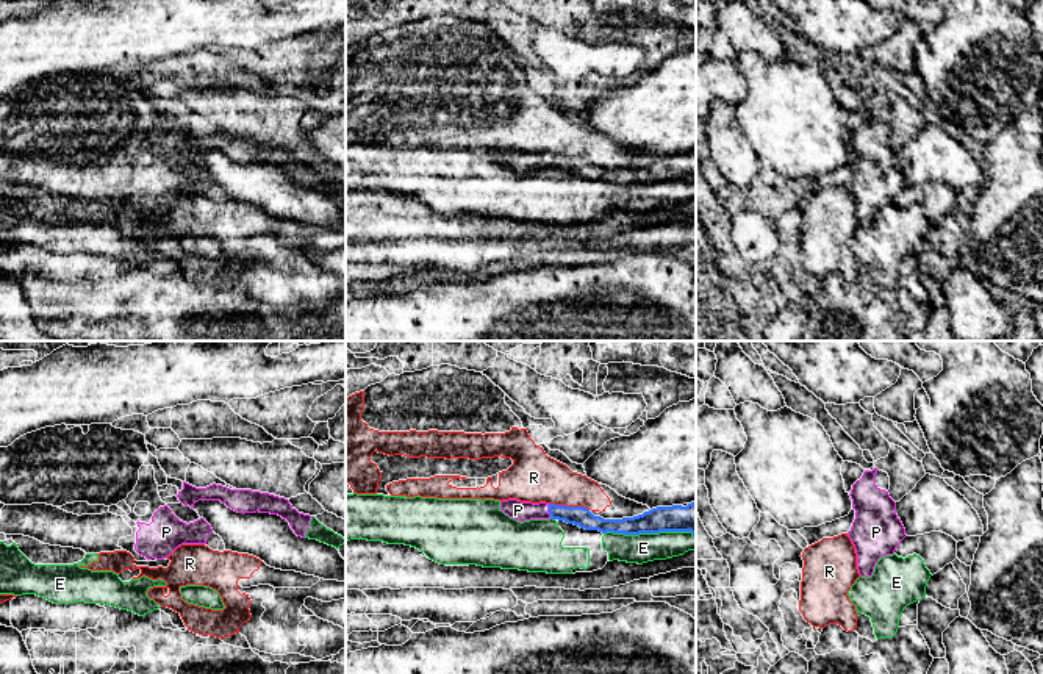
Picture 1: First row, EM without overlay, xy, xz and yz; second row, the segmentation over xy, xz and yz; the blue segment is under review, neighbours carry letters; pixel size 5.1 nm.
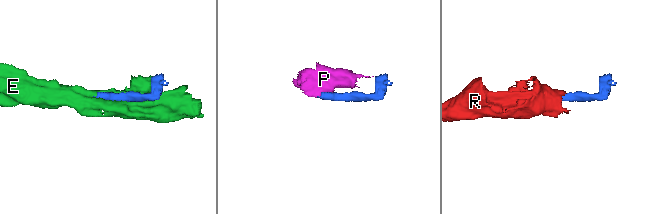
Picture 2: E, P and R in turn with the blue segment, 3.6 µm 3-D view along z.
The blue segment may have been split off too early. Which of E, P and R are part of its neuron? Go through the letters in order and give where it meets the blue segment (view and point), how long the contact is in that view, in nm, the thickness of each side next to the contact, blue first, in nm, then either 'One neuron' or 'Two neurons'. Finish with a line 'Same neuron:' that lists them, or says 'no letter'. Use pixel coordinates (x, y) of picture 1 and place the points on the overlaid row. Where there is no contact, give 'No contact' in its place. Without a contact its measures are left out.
E: Touches blue at xz (651, 532). Shared border 480 nm. Thickness 150 nm (blue) against 150 nm. Two neurons
P: Touches blue at xz (549, 510). Shared border 70 nm. Thickness 100 nm (blue) against 100 nm. One neuron
R: Touches blue at xz (569, 507). Shared border 220 nm. Thickness 100 nm (blue) against 260 nm. Two neurons
Same neuron: P

